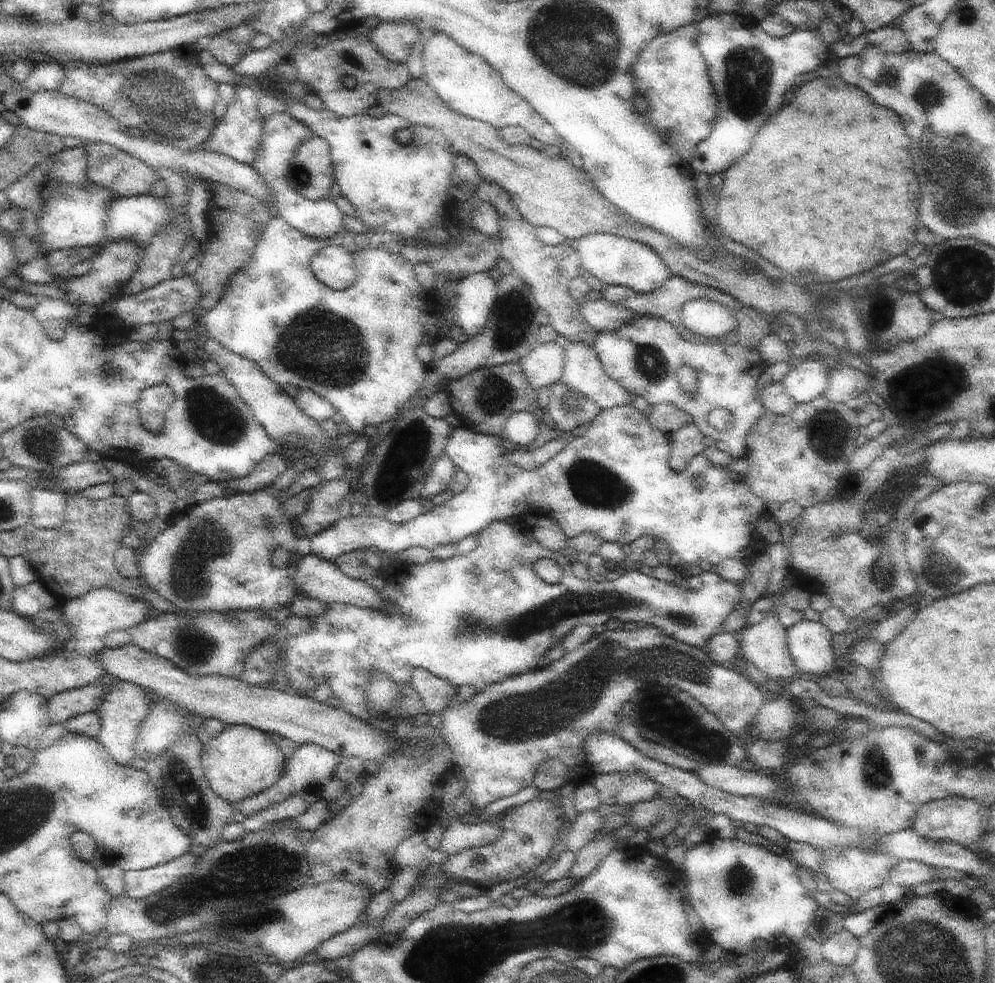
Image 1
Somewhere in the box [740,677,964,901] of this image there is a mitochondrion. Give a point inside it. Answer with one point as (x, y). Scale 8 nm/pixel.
(877, 777)

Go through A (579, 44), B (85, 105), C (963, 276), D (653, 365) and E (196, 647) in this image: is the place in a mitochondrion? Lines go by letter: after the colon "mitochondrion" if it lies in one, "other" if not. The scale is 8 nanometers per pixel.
A: mitochondrion
B: other
C: mitochondrion
D: mitochondrion
E: mitochondrion

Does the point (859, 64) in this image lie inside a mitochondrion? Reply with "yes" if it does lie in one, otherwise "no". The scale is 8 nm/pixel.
no

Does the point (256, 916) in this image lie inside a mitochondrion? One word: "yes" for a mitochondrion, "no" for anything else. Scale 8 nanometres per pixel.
yes

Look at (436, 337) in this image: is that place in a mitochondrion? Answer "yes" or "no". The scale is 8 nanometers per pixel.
no

